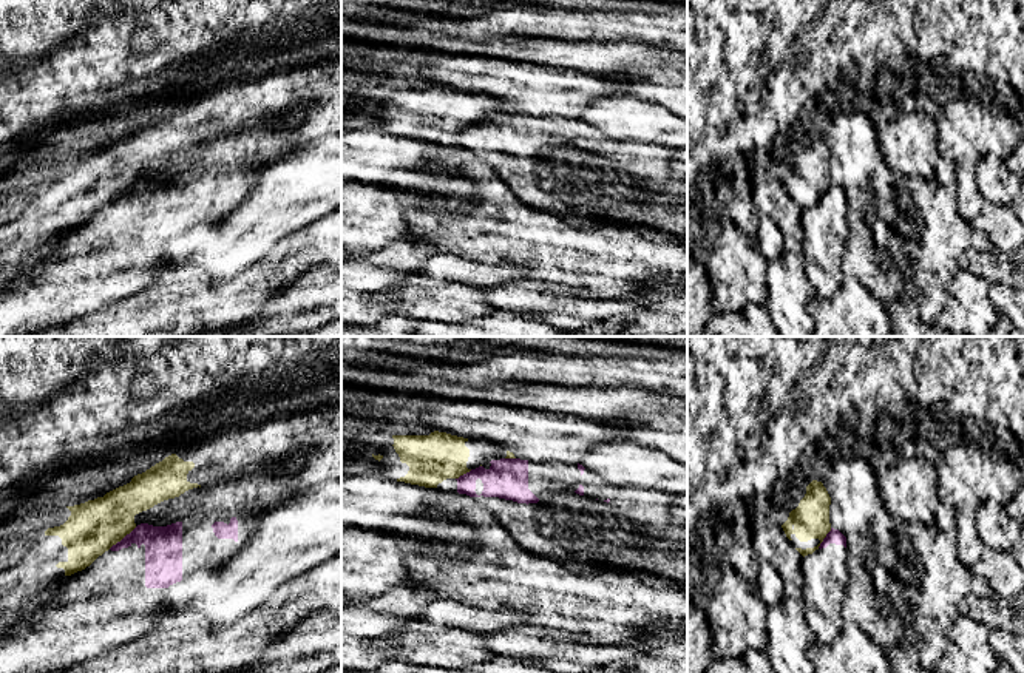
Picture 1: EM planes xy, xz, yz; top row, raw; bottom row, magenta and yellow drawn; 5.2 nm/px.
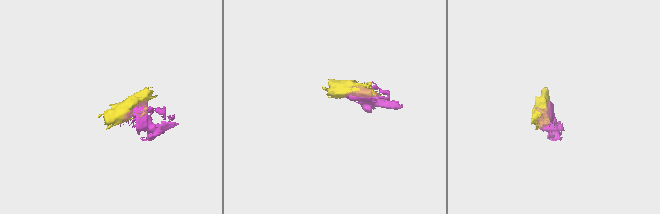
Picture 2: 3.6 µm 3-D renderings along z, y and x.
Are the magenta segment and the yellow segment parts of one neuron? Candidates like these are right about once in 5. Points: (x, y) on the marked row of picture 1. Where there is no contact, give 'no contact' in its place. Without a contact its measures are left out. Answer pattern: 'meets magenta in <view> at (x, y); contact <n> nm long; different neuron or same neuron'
meets magenta in xy at (124, 537); contact 190 nm long; different neuron

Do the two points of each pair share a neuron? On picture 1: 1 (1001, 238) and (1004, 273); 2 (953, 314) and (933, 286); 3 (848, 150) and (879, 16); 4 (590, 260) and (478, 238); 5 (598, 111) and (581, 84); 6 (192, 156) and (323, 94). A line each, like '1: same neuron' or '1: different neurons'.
1: different neurons
2: different neurons
3: different neurons
4: same neuron
5: different neurons
6: same neuron

